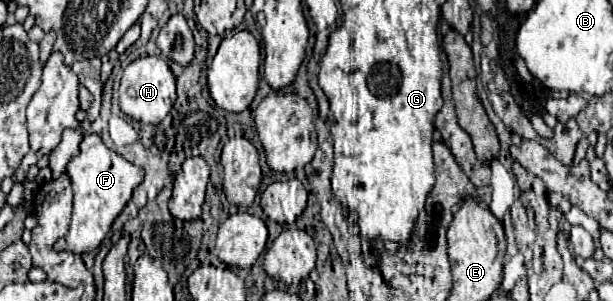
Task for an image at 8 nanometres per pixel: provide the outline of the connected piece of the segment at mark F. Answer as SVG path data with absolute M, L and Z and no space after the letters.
M84 135L80 143L80 155L74 157L68 167L66 175L72 183L74 191L74 211L70 229L62 238L67 243L65 251L73 253L86 253L96 249L106 233L110 231L114 219L122 213L126 203L132 197L132 191L142 183L144 175L140 167L134 167L130 161L126 161L122 155L108 149L98 135Z

